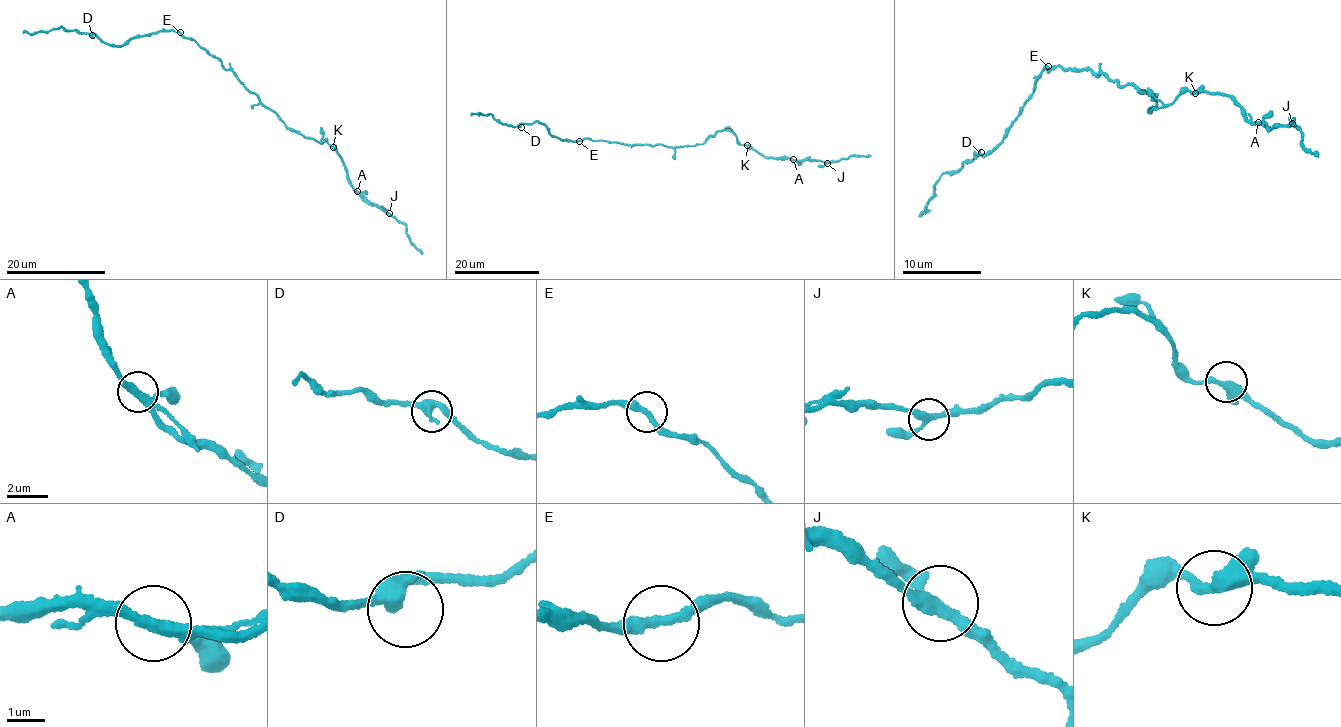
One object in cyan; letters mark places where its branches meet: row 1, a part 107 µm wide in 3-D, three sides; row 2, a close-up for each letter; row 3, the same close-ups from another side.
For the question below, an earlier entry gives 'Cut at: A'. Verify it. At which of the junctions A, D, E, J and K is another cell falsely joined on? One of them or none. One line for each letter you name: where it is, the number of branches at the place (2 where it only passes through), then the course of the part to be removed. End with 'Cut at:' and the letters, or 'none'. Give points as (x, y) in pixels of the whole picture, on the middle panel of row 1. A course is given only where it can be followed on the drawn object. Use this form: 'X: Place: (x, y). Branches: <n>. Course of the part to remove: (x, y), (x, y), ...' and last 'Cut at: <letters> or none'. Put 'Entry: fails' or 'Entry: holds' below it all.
A: Place: (793, 159). Branches: 3. Course of the part to remove: (792, 160), (810, 156)
Cut at: A
Entry: holds

